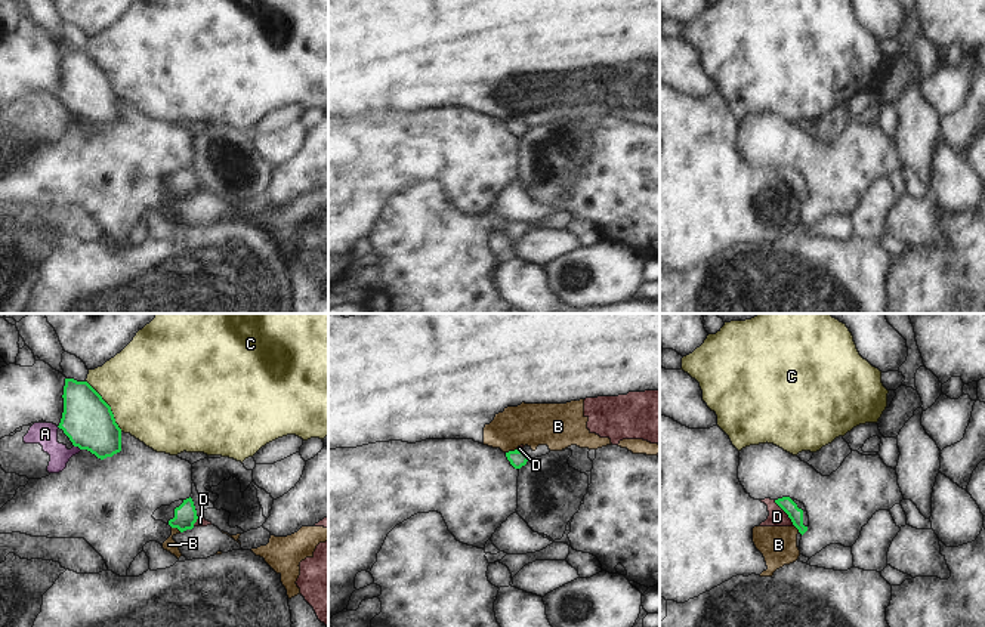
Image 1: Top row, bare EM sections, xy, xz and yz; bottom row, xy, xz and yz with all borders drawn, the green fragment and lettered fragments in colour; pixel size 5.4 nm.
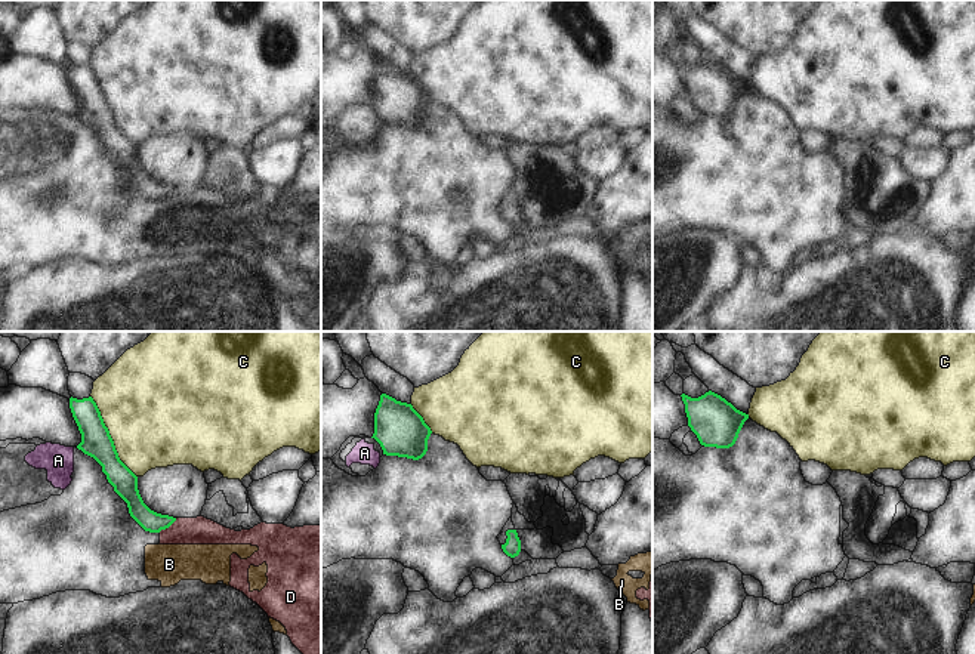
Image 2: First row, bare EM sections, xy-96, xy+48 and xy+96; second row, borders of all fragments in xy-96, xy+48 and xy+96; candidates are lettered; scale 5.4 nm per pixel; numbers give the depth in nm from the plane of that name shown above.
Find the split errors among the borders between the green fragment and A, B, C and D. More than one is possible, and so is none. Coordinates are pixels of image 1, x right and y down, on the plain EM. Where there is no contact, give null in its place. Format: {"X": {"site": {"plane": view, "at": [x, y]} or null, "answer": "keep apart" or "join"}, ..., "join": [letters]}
{"A": {"site": {"plane": "xy", "at": [77, 114]}, "answer": "keep apart"}, "B": {"site": {"plane": "xz", "at": [510, 120]}, "answer": "keep apart"}, "C": {"site": {"plane": "xy", "at": [108, 74]}, "answer": "keep apart"}, "D": {"site": {"plane": "yz", "at": [784, 179]}, "answer": "keep apart"}, "join": []}

